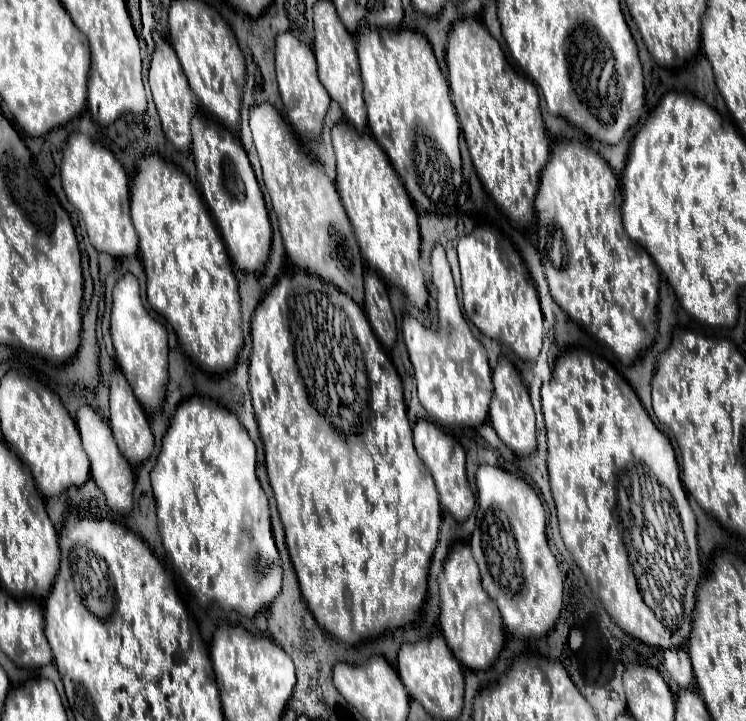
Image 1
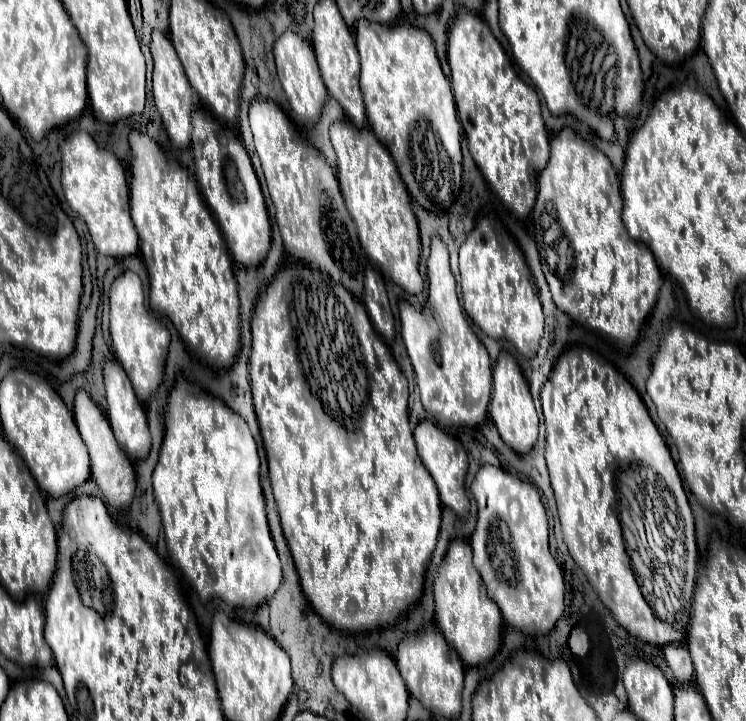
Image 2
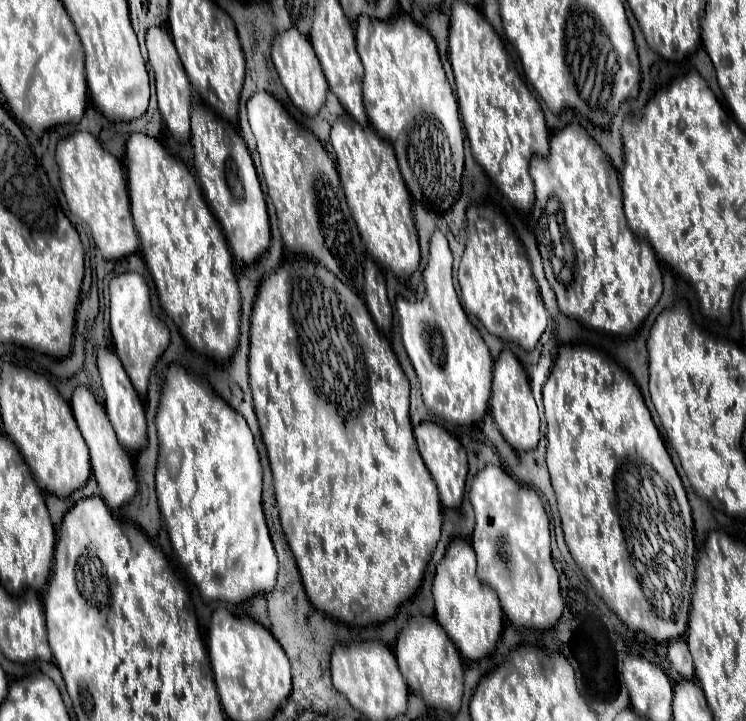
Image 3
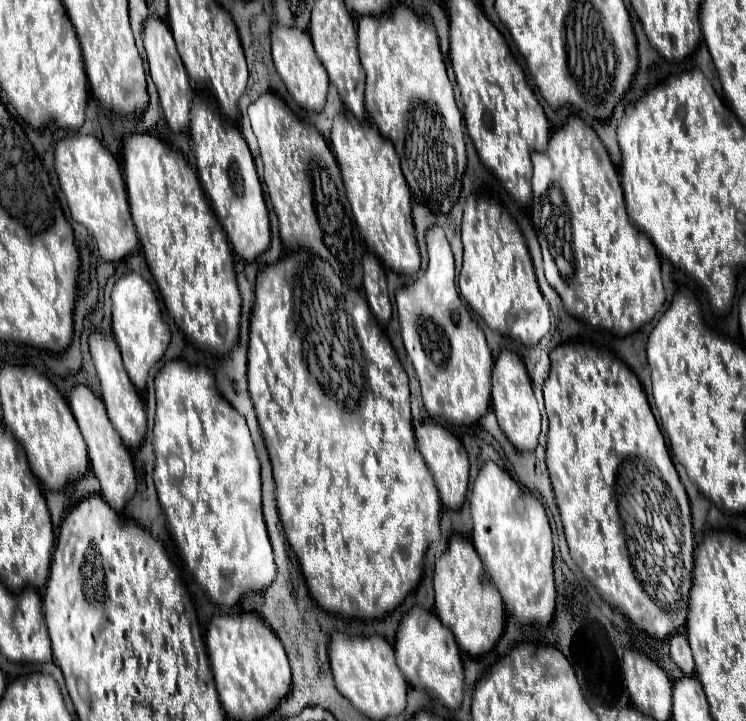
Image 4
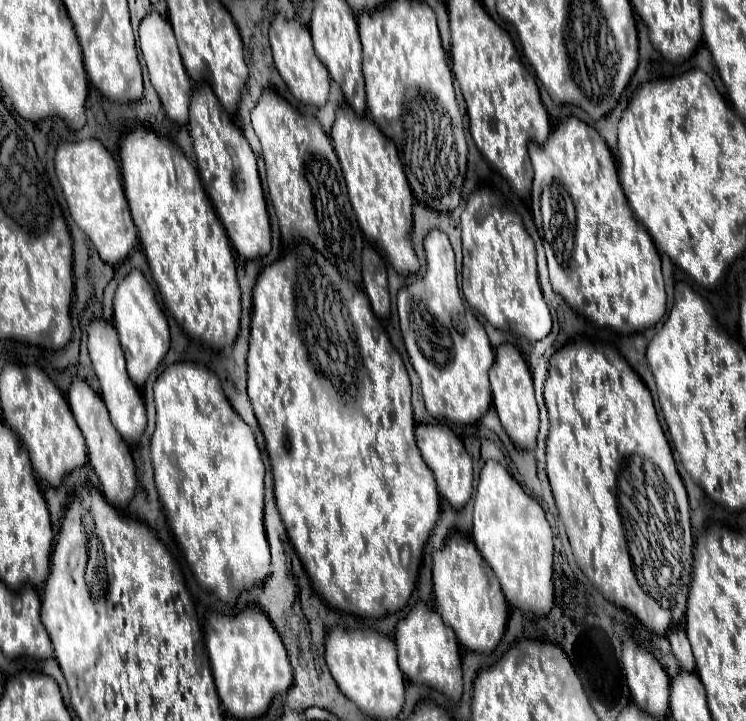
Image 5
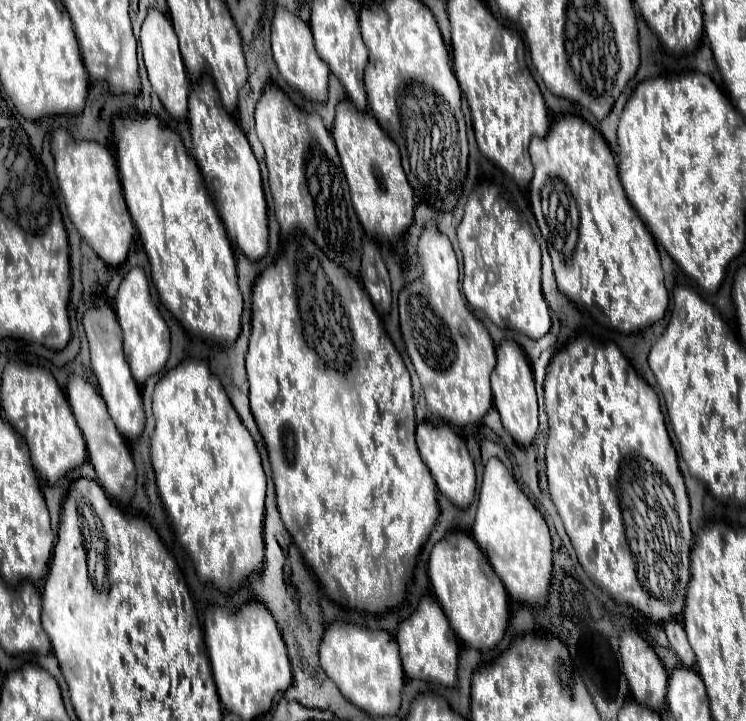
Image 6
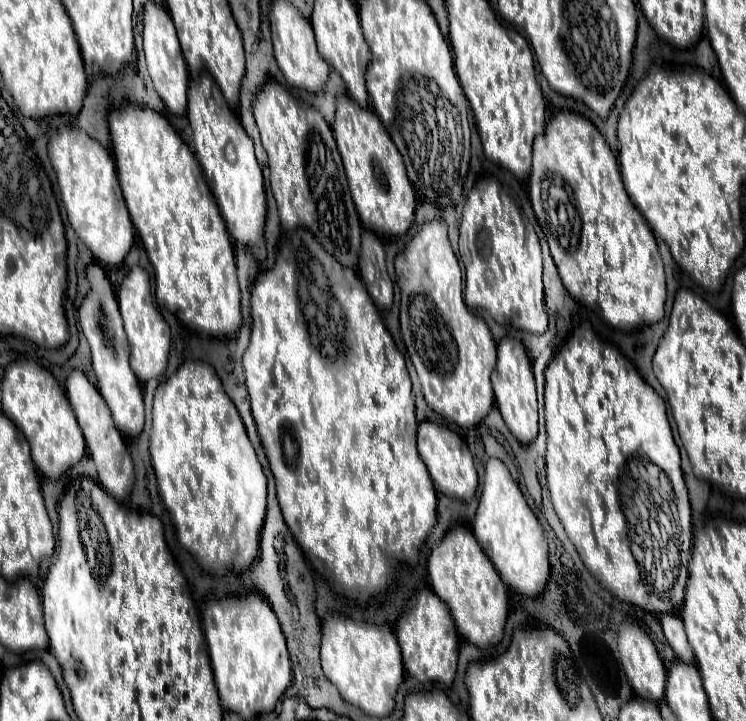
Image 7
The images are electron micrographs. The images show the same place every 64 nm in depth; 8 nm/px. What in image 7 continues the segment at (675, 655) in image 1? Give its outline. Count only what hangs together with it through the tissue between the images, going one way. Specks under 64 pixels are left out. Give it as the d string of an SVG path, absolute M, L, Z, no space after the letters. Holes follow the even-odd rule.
M662 614L660 616L660 624L662 624L666 640L674 648L678 660L684 660L686 664L692 664L694 662L694 652L692 652L688 640L686 640L686 632L684 632L684 624L682 624L680 616Z

